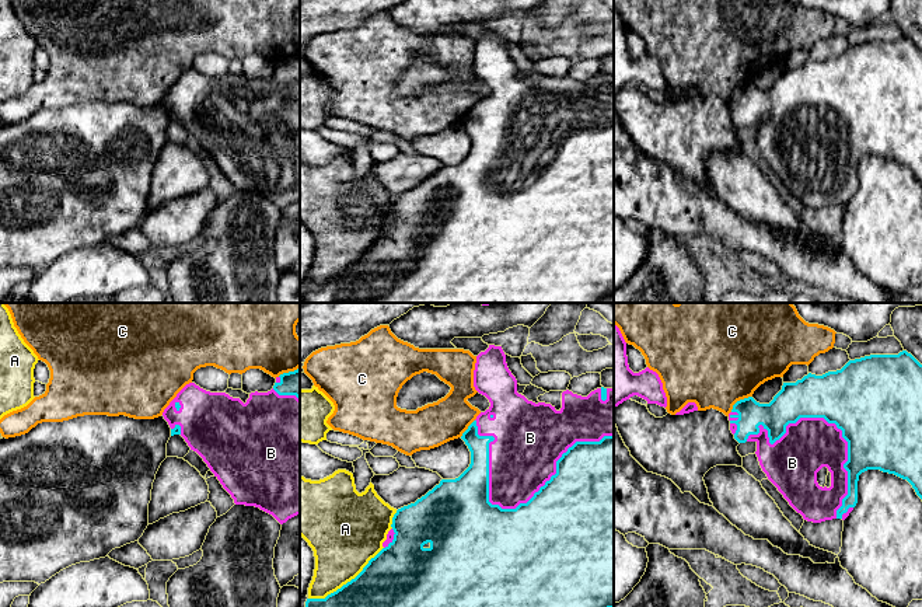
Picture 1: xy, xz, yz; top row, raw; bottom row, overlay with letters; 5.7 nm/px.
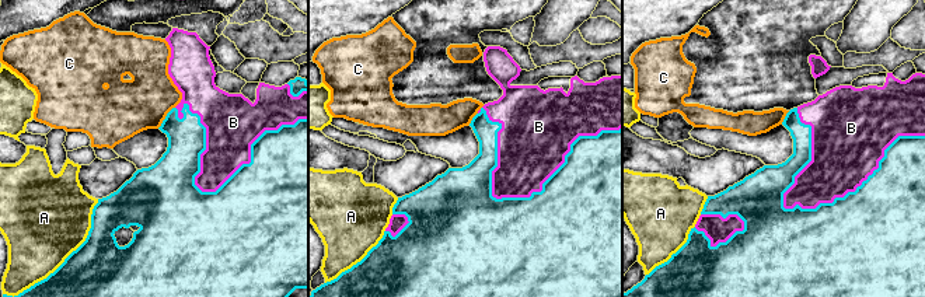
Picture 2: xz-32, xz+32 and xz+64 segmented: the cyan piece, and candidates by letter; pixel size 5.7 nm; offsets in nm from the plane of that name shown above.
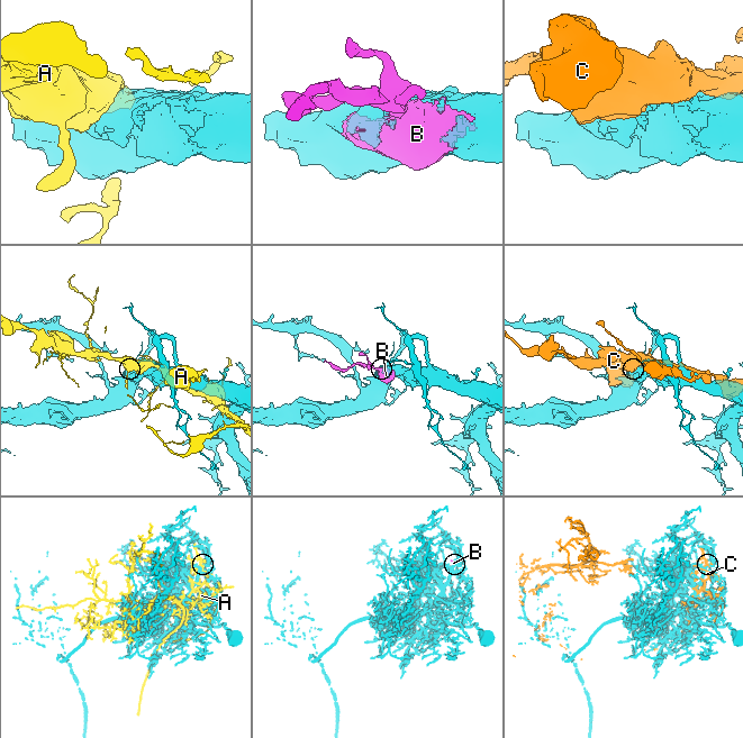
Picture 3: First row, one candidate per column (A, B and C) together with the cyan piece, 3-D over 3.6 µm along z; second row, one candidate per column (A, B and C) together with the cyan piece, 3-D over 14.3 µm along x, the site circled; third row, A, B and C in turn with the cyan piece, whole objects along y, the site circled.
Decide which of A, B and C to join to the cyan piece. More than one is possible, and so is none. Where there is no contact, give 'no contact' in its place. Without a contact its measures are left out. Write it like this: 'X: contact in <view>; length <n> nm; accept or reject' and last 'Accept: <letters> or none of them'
A: contact in xz; length 550 nm; reject
B: contact in xz; length 800 nm; accept
C: contact in yz; length 160 nm; reject
Accept: B

